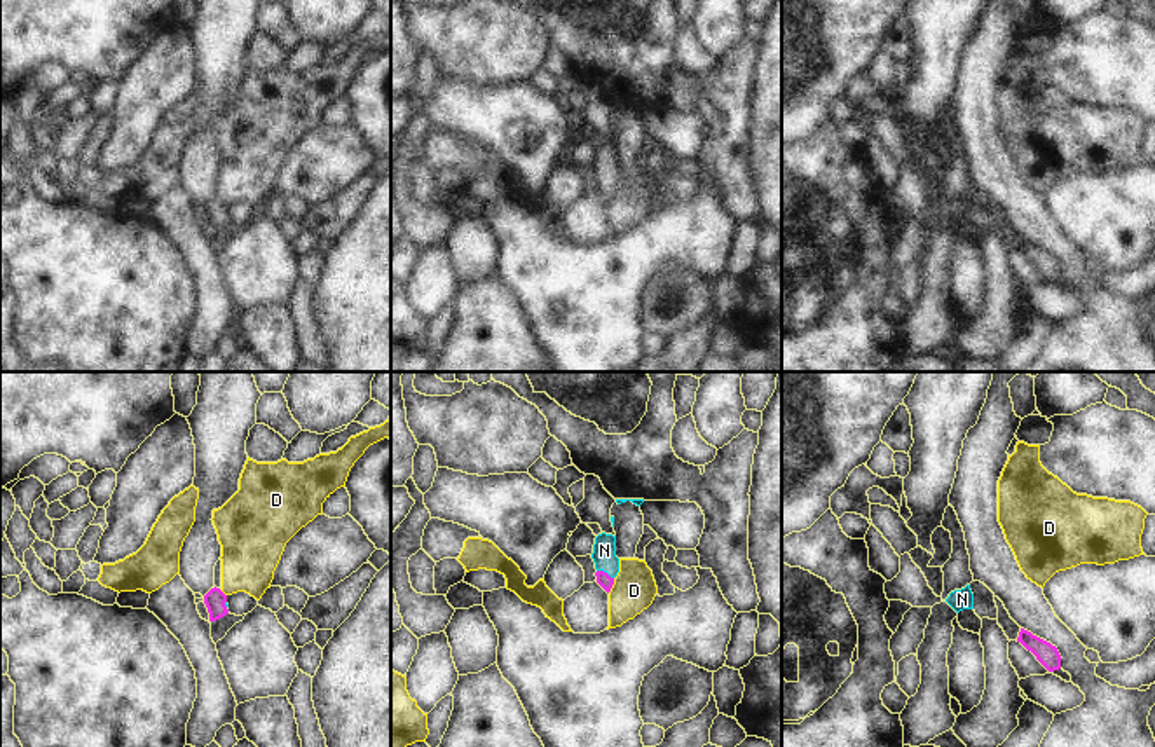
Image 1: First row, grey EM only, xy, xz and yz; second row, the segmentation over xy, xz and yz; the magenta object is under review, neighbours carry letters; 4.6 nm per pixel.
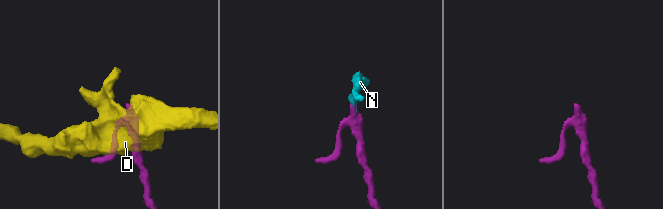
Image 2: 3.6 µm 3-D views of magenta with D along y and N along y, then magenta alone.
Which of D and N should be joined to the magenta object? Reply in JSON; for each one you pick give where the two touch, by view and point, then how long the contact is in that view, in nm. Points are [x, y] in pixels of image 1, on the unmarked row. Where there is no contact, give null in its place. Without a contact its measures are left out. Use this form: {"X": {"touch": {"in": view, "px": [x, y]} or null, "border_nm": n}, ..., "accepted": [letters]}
{"N": {"touch": {"in": "xz", "px": [606, 182]}, "border_nm": 90}, "accepted": ["N"]}

